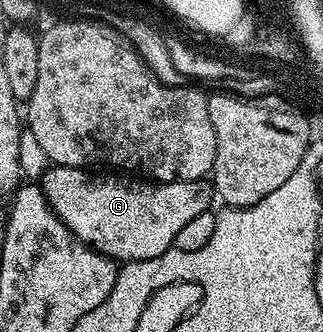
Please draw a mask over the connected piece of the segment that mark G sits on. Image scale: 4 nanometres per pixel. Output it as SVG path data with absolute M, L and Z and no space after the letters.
M51 165L40 179L40 185L44 196L48 200L48 204L56 212L56 216L60 216L60 220L69 230L71 230L77 238L86 246L91 246L94 250L100 251L104 256L113 258L119 263L135 262L136 260L152 260L152 256L160 256L166 250L171 249L174 245L174 237L176 232L180 232L180 228L184 224L188 224L196 216L207 213L211 209L210 198L212 199L212 186L209 181L201 182L156 182L153 180L143 180L138 176L123 176L118 172L91 172L89 169L81 166L55 166Z

